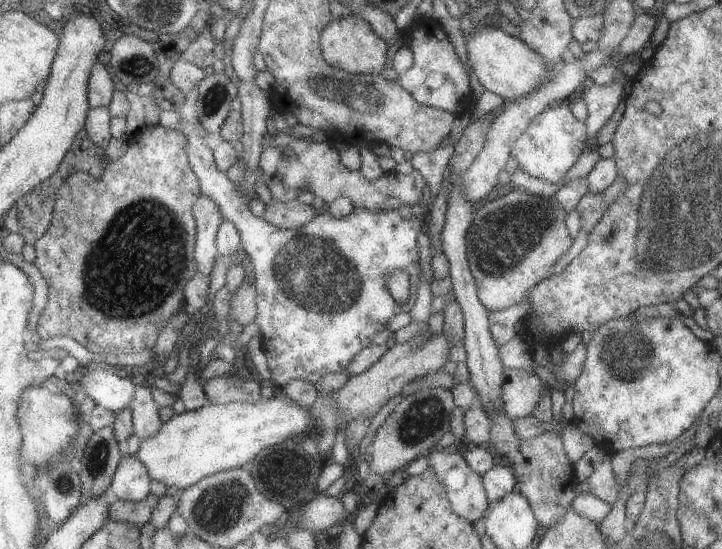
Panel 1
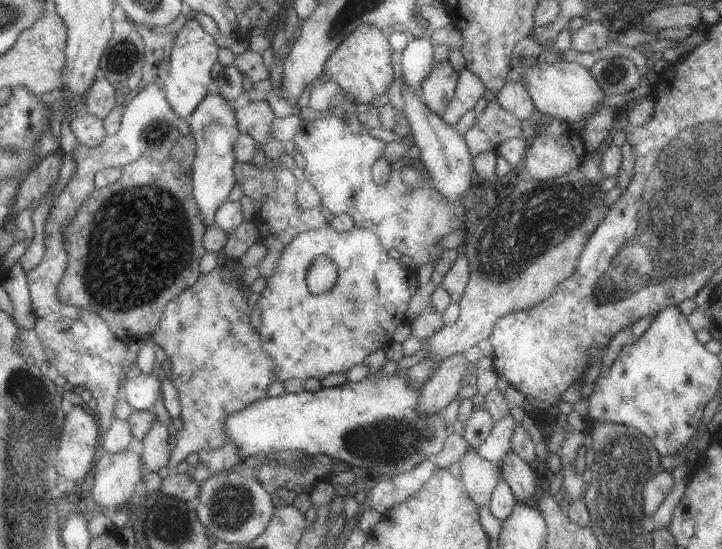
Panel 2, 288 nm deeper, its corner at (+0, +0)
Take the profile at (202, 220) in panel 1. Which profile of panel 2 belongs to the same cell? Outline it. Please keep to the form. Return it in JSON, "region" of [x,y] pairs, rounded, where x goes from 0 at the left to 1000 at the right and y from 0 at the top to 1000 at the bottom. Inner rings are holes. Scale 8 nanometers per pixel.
{"region":[[[289,168],[259,215],[259,230],[262,230],[262,244],[270,255],[270,284],[265,299],[265,357],[270,361],[276,375],[276,390],[281,393],[281,404],[287,415],[287,412],[295,412],[298,383],[314,364],[320,342],[328,335],[325,313],[323,313],[328,299],[323,270],[334,240],[328,233],[323,186],[317,186],[306,171]]]}

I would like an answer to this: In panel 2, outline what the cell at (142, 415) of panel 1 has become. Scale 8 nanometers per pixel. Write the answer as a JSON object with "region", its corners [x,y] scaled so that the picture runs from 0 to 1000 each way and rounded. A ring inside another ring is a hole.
{"region":[[[215,765],[215,772],[206,780],[206,787],[195,798],[195,842],[198,842],[198,856],[204,860],[220,860],[223,852],[229,852],[234,845],[237,834],[237,787],[231,776],[226,776],[223,769]]]}

